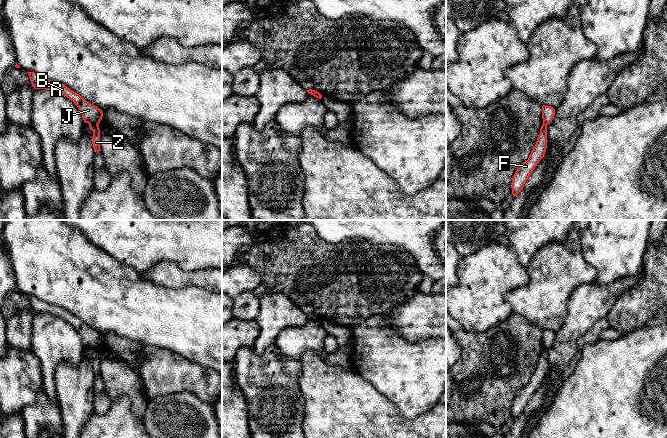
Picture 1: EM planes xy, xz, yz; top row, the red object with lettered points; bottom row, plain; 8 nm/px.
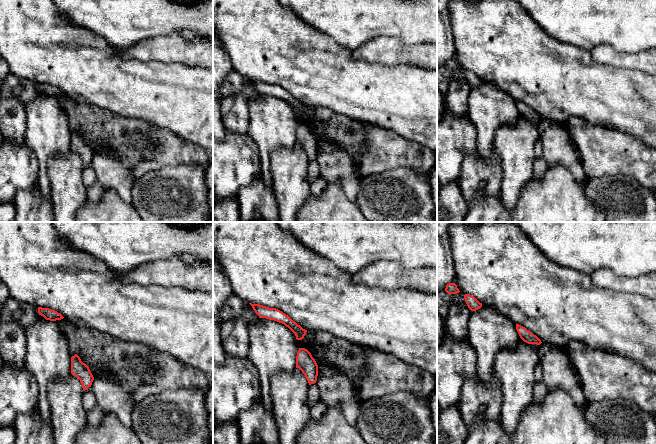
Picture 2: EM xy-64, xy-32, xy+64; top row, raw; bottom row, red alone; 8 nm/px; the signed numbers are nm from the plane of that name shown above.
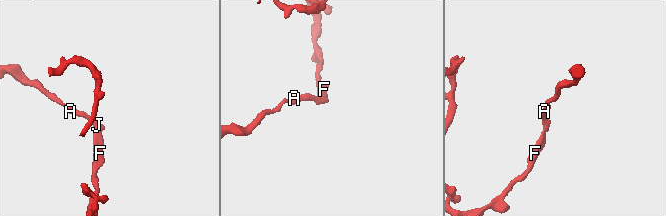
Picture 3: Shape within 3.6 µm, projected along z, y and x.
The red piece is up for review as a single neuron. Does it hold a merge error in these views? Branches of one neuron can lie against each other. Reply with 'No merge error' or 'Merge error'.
Merge error

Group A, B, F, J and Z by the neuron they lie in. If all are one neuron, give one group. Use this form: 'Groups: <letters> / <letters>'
Groups: A B J / F Z

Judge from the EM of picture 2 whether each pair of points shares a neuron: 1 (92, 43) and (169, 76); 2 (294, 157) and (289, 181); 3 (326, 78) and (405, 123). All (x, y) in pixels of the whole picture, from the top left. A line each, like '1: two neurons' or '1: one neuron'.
1: one neuron
2: one neuron
3: one neuron

